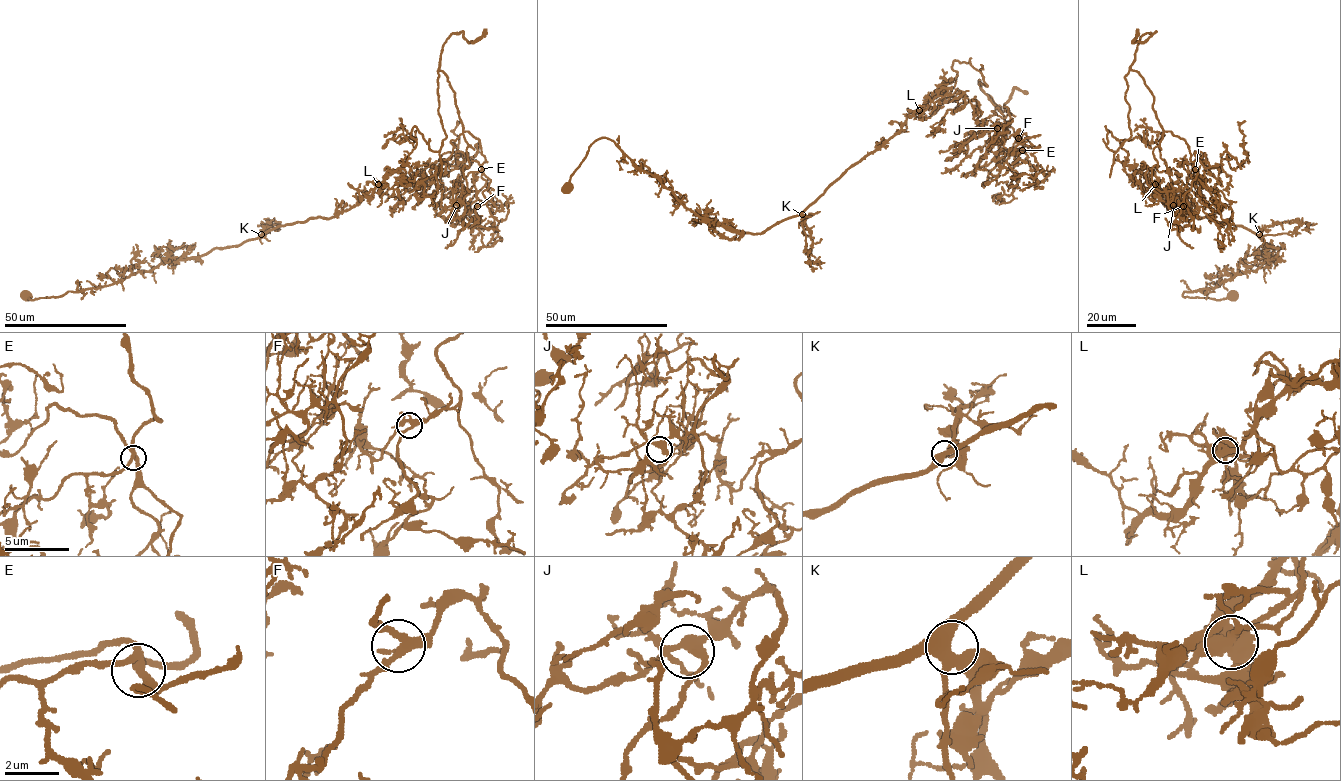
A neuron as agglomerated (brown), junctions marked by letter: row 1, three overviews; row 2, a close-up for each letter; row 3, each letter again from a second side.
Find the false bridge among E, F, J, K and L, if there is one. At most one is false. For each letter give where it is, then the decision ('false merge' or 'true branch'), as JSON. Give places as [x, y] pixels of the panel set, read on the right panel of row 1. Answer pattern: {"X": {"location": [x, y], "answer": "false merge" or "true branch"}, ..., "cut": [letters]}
{"E": {"location": [1195, 169], "answer": "true branch"}, "F": {"location": [1183, 206], "answer": "true branch"}, "J": {"location": [1173, 205], "answer": "true branch"}, "K": {"location": [1259, 234], "answer": "true branch"}, "L": {"location": [1155, 184], "answer": "false merge"}, "cut": ["L"]}

